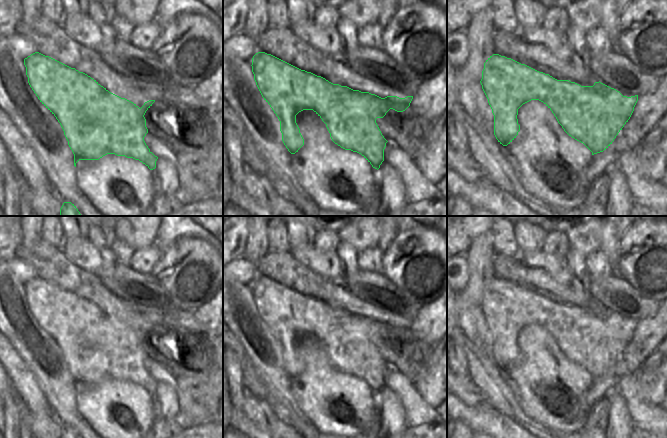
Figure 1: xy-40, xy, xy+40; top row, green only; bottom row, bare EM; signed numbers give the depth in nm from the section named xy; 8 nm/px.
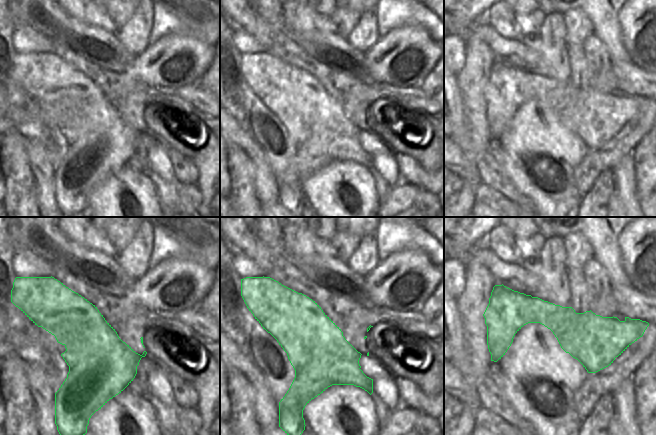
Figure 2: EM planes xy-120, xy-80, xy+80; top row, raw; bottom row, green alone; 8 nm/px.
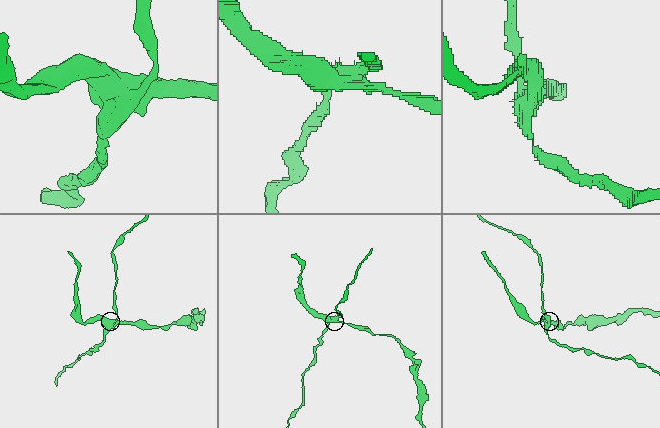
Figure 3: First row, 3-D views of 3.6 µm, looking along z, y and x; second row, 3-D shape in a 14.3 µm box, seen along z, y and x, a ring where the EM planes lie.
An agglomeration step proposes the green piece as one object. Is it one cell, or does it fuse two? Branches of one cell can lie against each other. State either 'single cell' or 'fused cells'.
fused cells

